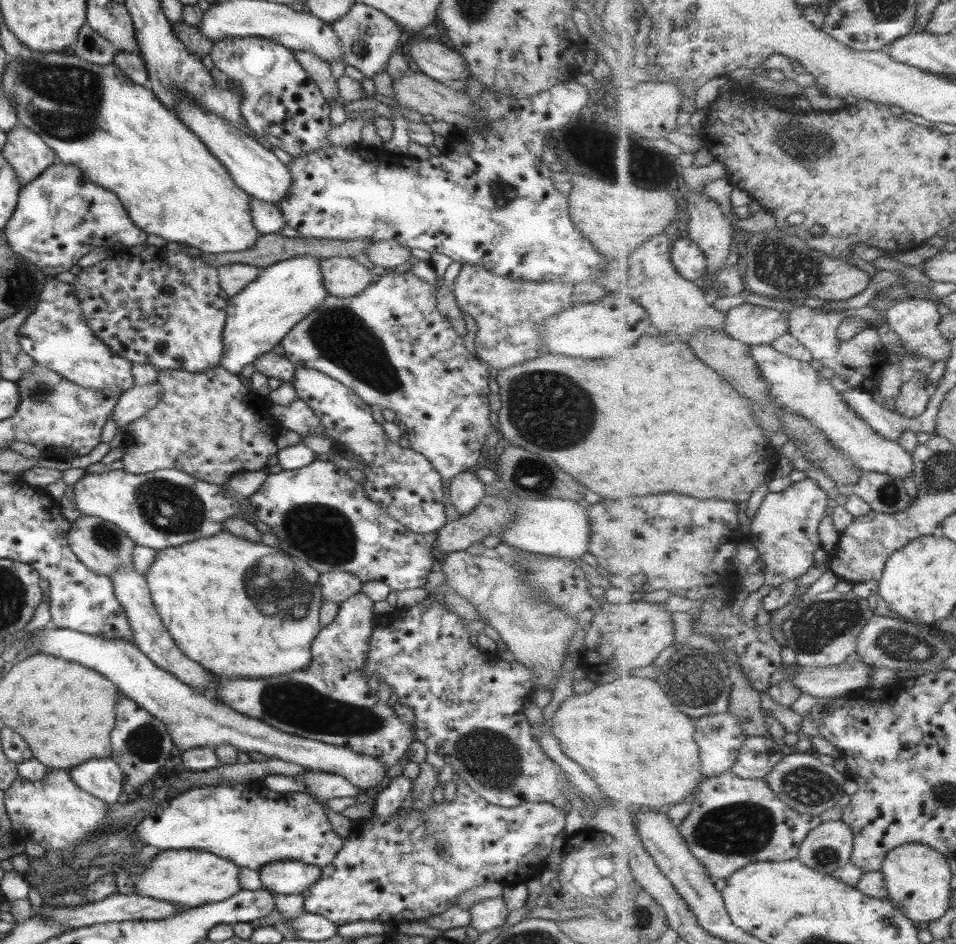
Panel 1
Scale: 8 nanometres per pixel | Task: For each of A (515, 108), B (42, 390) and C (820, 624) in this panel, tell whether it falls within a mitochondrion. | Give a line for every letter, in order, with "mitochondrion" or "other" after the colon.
A: other
B: mitochondrion
C: mitochondrion

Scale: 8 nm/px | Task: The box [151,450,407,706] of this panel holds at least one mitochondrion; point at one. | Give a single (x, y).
(321, 531)

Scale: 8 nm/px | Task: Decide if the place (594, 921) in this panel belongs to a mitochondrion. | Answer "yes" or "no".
no

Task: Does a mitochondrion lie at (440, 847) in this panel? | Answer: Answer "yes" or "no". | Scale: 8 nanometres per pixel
yes

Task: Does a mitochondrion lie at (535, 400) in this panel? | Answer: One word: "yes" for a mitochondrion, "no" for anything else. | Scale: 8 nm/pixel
yes

